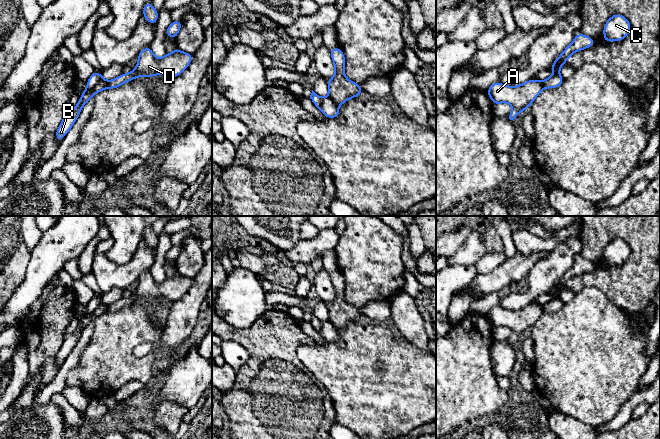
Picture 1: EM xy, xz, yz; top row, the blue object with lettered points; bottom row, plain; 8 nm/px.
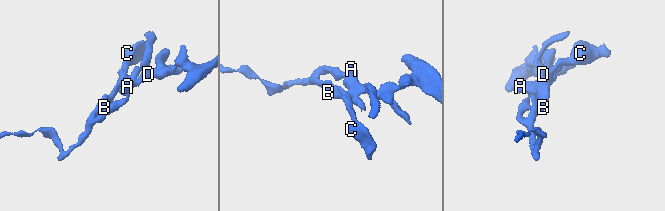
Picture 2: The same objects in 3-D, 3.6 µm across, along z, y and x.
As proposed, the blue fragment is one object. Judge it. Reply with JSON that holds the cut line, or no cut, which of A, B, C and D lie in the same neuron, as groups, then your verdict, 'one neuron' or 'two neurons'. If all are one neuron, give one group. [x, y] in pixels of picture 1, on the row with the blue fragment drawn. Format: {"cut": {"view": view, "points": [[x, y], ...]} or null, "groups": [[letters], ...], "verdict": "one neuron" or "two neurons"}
{"cut": {"view": "xy", "points": [[101, 78], [91, 89], [83, 92]]}, "groups": [["A", "C", "D"], ["B"]], "verdict": "two neurons"}

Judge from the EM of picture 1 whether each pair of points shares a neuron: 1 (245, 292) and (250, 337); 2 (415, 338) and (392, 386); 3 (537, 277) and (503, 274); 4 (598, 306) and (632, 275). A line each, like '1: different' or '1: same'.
1: different
2: different
3: different
4: different

